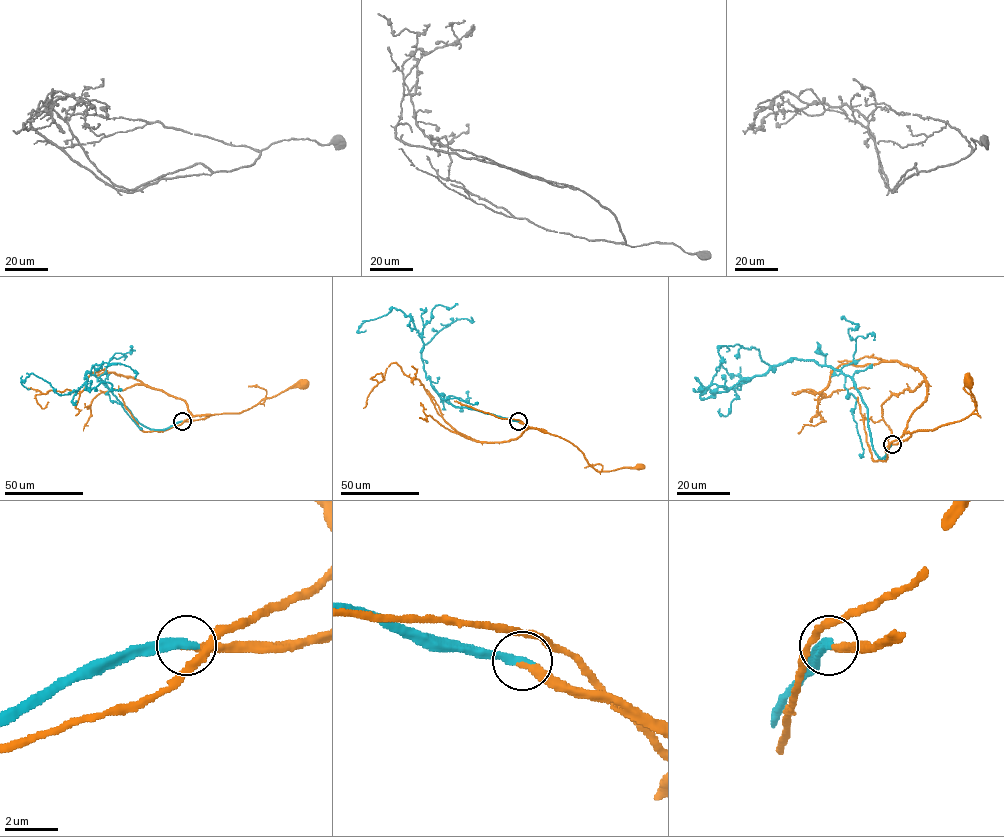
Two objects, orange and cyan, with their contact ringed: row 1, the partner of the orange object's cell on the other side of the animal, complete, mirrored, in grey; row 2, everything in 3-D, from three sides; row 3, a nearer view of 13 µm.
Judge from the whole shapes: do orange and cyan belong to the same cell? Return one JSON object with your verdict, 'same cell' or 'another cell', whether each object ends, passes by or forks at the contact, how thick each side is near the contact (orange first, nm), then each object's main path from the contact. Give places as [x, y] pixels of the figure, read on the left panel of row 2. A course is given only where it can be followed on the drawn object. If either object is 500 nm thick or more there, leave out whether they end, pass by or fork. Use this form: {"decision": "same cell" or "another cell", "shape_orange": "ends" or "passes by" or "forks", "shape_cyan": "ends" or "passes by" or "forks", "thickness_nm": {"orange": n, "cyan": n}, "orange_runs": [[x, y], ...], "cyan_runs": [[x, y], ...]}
{"decision": "same cell", "shape_orange": "passes by", "shape_cyan": "ends", "thickness_nm": {"orange": 220, "cyan": 360}, "orange_runs": [[182, 421], [240, 413], [264, 399], [304, 383]], "cyan_runs": [[182, 421], [146, 427], [87, 370], [87, 380], [68, 394], [32, 373], [21, 382], [30, 388]]}

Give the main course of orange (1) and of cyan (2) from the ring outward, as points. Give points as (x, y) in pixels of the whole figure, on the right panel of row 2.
1: (892, 444), (905, 440), (913, 431), (934, 430), (968, 416), (976, 405), (970, 391), (971, 379), (968, 380)
2: (892, 444), (876, 454), (867, 407), (832, 367), (790, 358), (700, 396), (721, 363), (741, 378), (737, 388)

